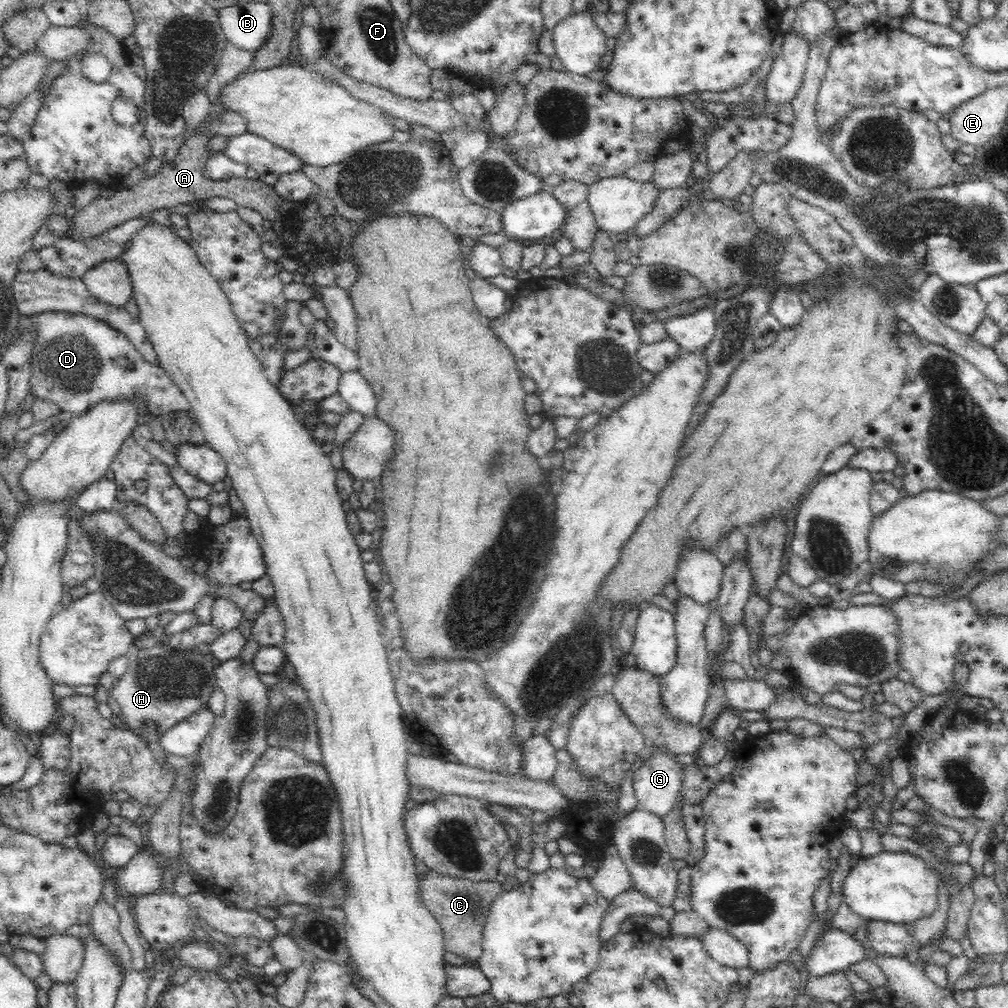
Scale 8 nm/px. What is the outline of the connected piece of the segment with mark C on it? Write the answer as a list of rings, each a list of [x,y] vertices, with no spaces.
[[[434,870],[419,874],[421,901],[441,924],[446,951],[464,959],[476,961],[482,955],[483,930],[495,898],[503,894],[501,880],[473,882],[453,878]]]

